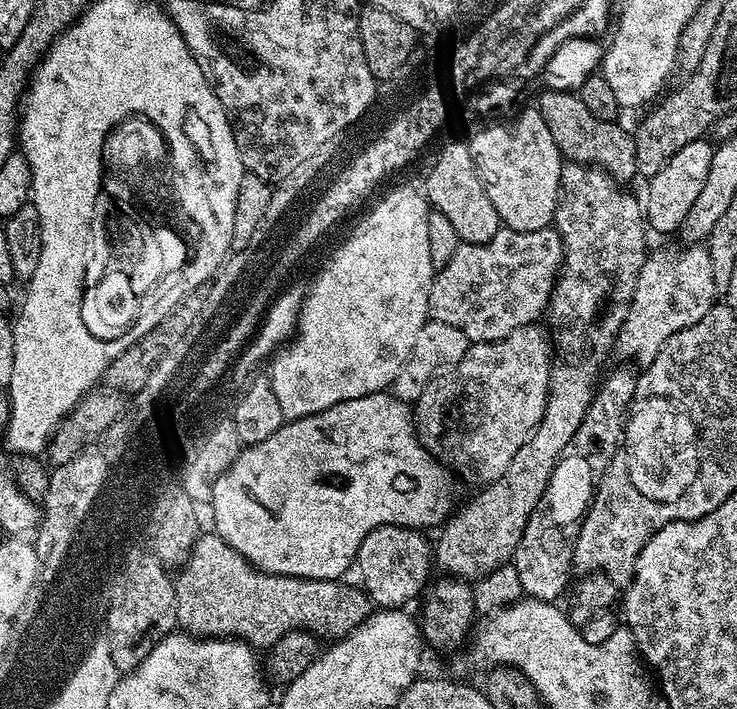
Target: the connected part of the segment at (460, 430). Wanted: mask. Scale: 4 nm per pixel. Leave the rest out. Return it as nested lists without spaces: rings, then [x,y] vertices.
[[[539,323],[527,324],[510,334],[506,334],[506,338],[502,338],[501,340],[472,344],[466,350],[462,362],[458,362],[458,366],[454,366],[449,372],[442,374],[438,378],[434,378],[434,382],[430,382],[430,386],[426,386],[426,390],[422,390],[420,399],[415,401],[414,404],[414,423],[416,434],[419,436],[420,443],[423,444],[426,452],[430,453],[437,461],[443,462],[453,469],[472,467],[484,479],[484,482],[497,480],[503,474],[506,466],[510,466],[510,458],[514,458],[514,454],[518,454],[521,446],[532,436],[532,431],[542,422],[542,414],[548,405],[548,387],[552,381],[552,369],[554,367],[554,359],[552,360],[554,348],[550,343],[549,333],[547,336],[540,327]]]

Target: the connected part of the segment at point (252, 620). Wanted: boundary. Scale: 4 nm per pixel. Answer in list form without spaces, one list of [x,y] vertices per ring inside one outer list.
[[[215,531],[200,534],[192,547],[188,560],[175,573],[176,622],[187,635],[201,638],[231,638],[243,640],[257,650],[271,648],[278,638],[291,632],[311,632],[317,638],[343,638],[349,636],[370,614],[370,601],[359,587],[339,584],[339,579],[307,580],[297,576],[279,576],[261,572],[234,546],[230,546]]]

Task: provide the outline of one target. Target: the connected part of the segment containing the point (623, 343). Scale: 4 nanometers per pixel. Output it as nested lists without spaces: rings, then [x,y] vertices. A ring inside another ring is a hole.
[[[700,242],[684,247],[688,248],[645,255],[626,322],[622,322],[622,330],[618,330],[614,345],[615,355],[625,356],[625,361],[637,360],[640,366],[654,362],[658,350],[662,350],[671,336],[678,334],[678,330],[686,330],[686,326],[694,326],[694,322],[717,303],[718,285],[714,282],[707,247]]]

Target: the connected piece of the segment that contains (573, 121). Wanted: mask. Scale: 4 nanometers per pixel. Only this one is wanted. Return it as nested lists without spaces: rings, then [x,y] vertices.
[[[544,90],[540,96],[538,110],[542,114],[542,122],[550,130],[554,142],[558,146],[561,157],[573,164],[588,164],[591,168],[601,168],[607,176],[617,182],[625,182],[637,175],[635,135],[628,132],[620,122],[594,118],[586,106],[582,106],[579,95],[575,91]]]

